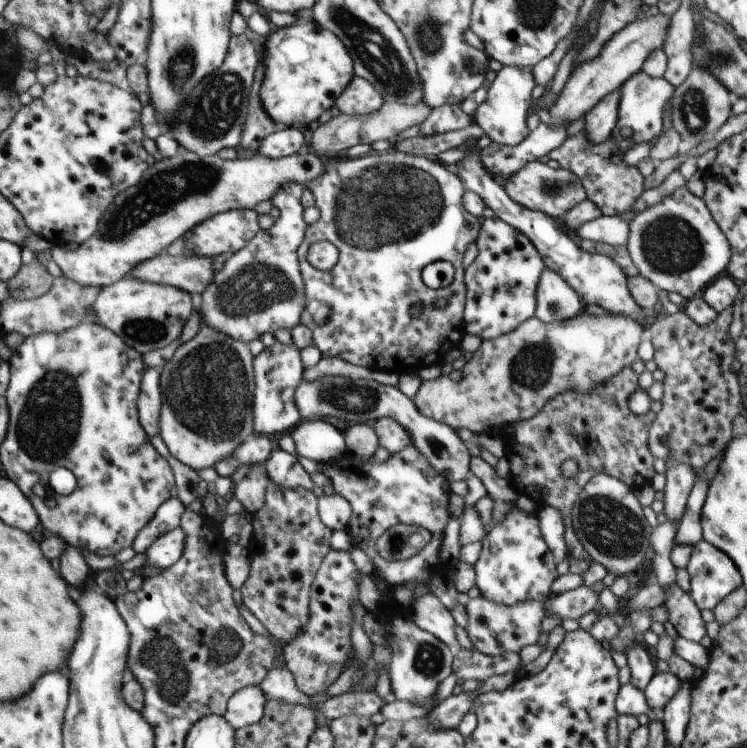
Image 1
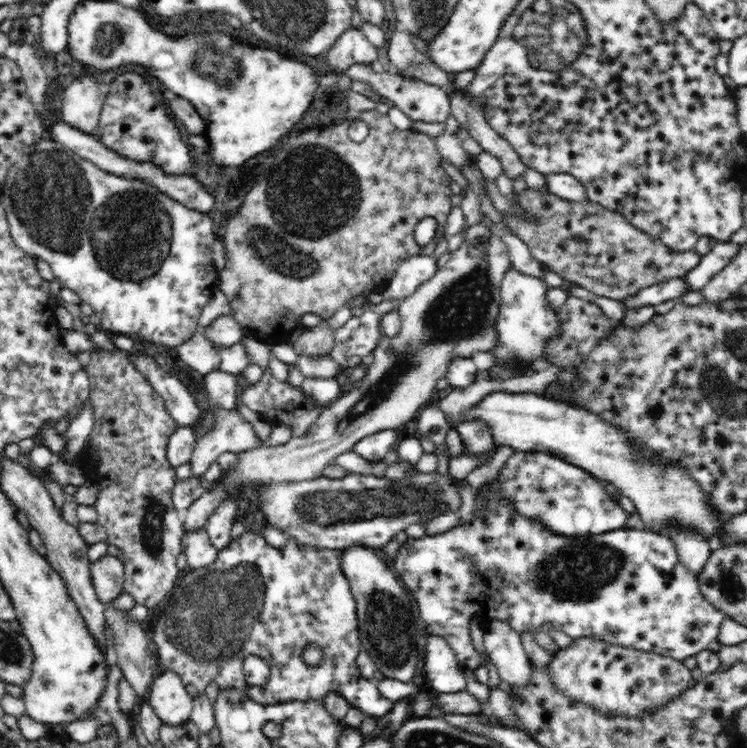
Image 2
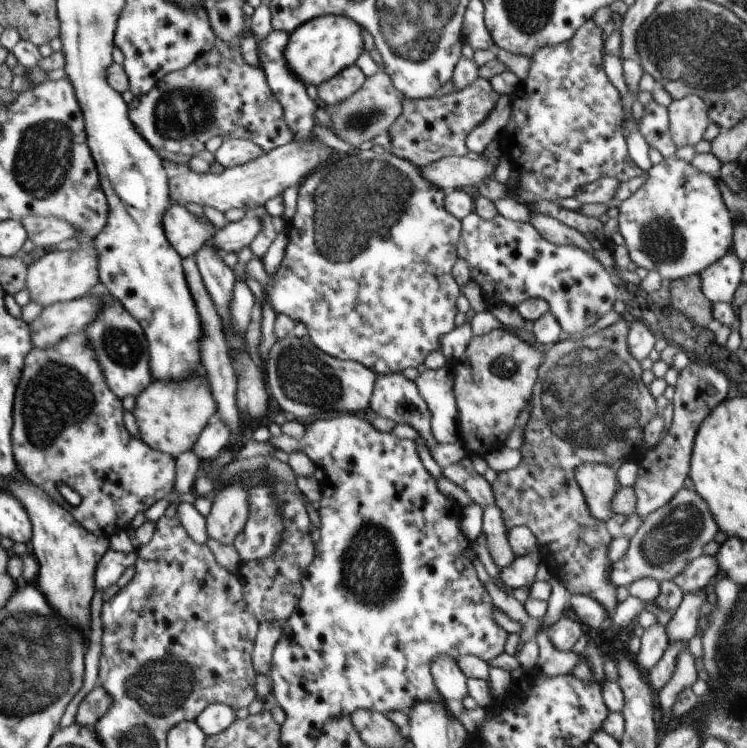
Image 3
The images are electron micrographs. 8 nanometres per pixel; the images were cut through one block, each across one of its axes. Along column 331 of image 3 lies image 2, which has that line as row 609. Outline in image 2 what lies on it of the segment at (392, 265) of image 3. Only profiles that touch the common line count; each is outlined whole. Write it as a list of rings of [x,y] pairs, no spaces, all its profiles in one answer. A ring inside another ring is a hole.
[[[250,529],[244,531],[244,534],[236,540],[231,540],[230,544],[226,548],[219,550],[218,556],[210,566],[206,568],[198,568],[196,571],[187,569],[182,577],[178,580],[176,588],[168,596],[167,600],[161,605],[160,609],[155,611],[149,621],[150,637],[154,644],[156,644],[156,650],[158,655],[155,660],[158,660],[162,664],[162,668],[166,668],[167,671],[174,671],[178,673],[180,679],[185,684],[186,691],[192,695],[192,698],[197,697],[200,693],[205,692],[206,686],[212,681],[220,689],[236,688],[244,689],[246,695],[254,701],[258,701],[260,704],[271,705],[279,703],[280,701],[298,700],[308,702],[310,699],[324,699],[329,692],[334,692],[342,695],[350,702],[350,706],[358,707],[364,714],[370,717],[379,718],[388,714],[392,710],[394,701],[382,696],[382,692],[379,690],[378,682],[375,679],[368,679],[360,675],[358,665],[356,665],[356,656],[358,656],[359,649],[361,647],[358,621],[356,614],[356,605],[354,597],[352,596],[350,585],[347,578],[343,575],[341,566],[341,550],[316,550],[311,546],[302,546],[295,542],[295,540],[288,539],[288,544],[278,550],[273,546],[270,546],[262,535],[255,534]],[[317,644],[324,652],[323,660],[321,663],[314,665],[313,667],[306,664],[302,659],[302,652],[306,645]],[[248,655],[256,655],[268,662],[270,665],[270,676],[268,676],[268,682],[264,686],[252,686],[246,684],[243,673],[243,662]]]

